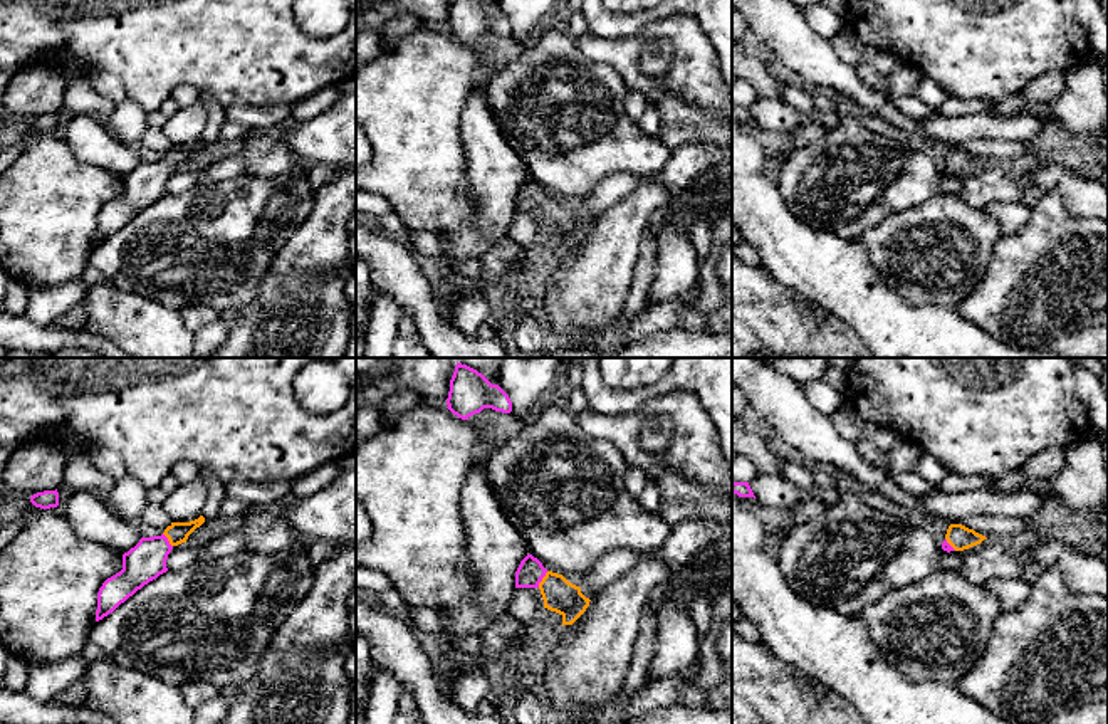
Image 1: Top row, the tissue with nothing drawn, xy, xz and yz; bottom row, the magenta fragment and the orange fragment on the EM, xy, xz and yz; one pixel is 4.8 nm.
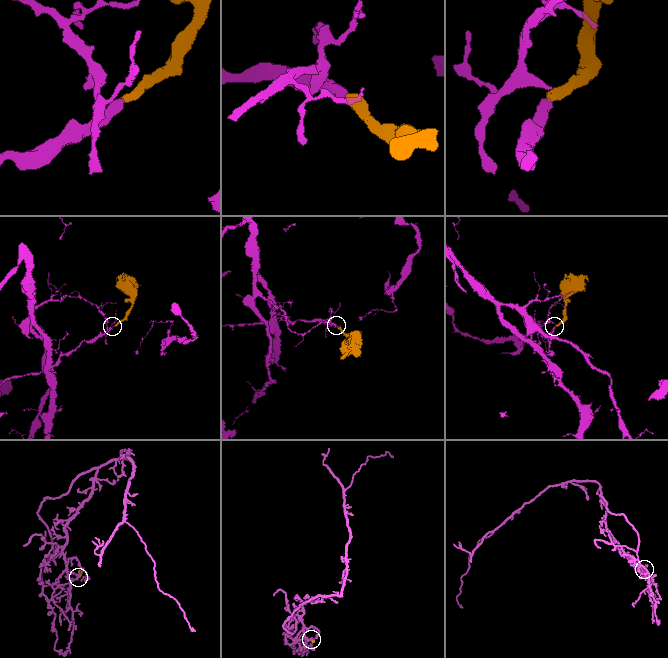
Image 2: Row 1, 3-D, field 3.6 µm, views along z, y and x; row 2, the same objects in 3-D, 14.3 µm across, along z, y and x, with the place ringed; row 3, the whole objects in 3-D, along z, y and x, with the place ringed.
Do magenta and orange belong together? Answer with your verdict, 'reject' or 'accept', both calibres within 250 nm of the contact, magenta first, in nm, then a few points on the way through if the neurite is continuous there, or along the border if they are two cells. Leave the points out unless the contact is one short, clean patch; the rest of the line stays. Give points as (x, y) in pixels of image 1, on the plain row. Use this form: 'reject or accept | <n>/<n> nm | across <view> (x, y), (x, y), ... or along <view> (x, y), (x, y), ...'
accept | 130/160 nm | across xz (531, 195), (541, 204), (559, 219)

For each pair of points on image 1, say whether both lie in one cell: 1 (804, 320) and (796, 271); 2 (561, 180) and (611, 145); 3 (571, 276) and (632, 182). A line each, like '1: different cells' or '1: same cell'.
1: different cells
2: same cell
3: different cells

